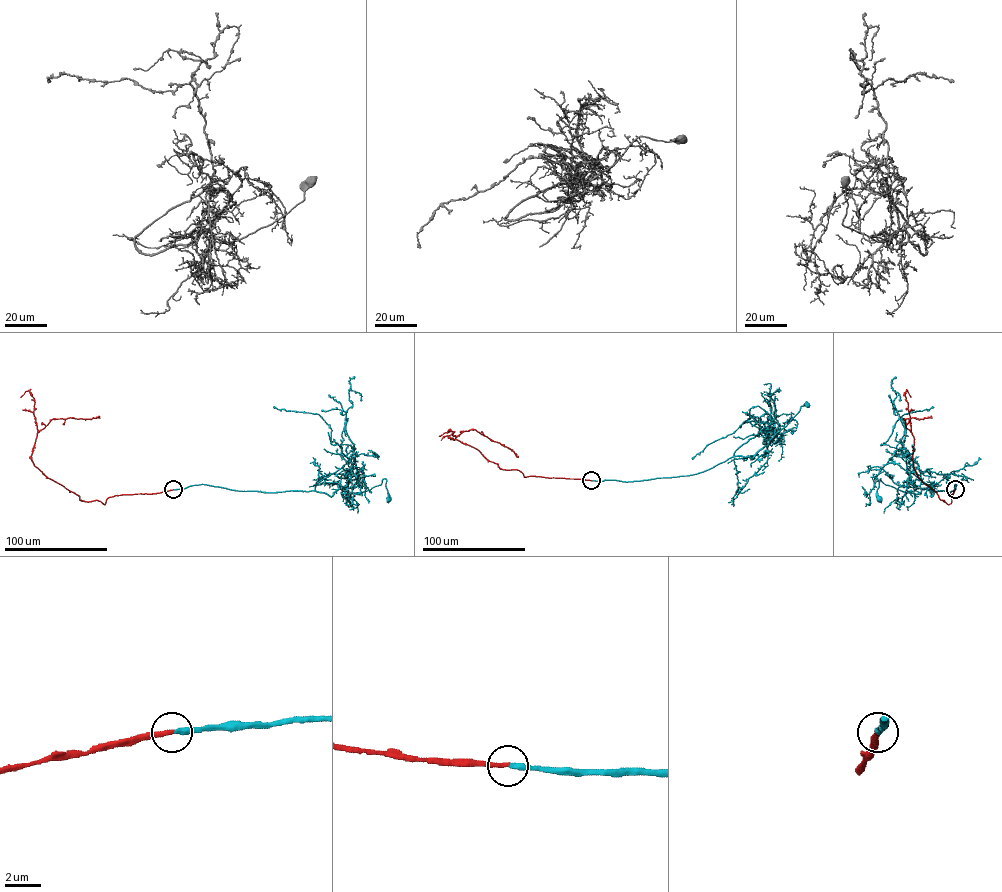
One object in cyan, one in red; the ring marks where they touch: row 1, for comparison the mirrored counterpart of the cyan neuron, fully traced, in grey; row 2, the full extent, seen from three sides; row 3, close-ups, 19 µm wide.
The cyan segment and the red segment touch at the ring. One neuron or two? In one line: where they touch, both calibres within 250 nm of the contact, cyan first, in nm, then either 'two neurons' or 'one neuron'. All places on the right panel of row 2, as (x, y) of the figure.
(955, 489) | 280/240 nm | one neuron

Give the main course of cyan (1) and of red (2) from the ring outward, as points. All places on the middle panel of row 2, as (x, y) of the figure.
1: (591, 480), (687, 476), (731, 457), (751, 459), (806, 405)
2: (591, 480), (524, 477), (519, 470), (501, 469), (474, 448), (449, 438), (475, 429), (518, 457)

